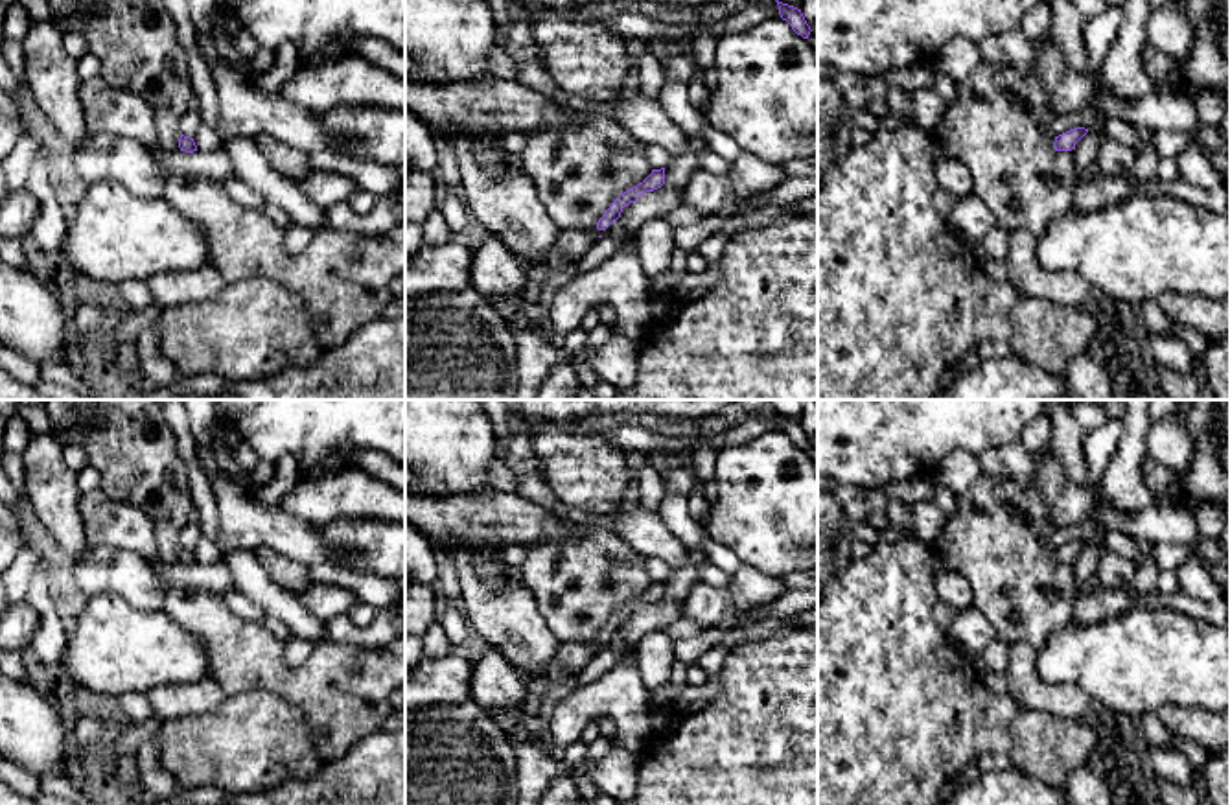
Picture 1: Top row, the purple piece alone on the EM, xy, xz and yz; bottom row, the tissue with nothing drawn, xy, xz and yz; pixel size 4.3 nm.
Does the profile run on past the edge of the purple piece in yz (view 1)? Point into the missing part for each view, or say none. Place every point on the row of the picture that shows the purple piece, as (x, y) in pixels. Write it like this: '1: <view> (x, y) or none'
1: none

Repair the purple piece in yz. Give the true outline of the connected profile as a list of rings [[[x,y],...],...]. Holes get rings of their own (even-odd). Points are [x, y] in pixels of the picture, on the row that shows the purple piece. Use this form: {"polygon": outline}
{"polygon": [[[1085,127],[1070,129],[1059,136],[1055,136],[1055,151],[1072,151],[1075,144],[1088,133]]]}

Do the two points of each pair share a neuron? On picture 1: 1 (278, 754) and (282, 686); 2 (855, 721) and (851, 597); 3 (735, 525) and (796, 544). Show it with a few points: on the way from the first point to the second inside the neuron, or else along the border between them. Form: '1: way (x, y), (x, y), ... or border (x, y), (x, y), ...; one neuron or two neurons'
1: border (240, 691), (282, 697), (304, 717), (308, 734); two neurons
2: way (855, 689), (855, 629); one neuron
3: way (750, 525), (777, 525), (781, 529); one neuron

